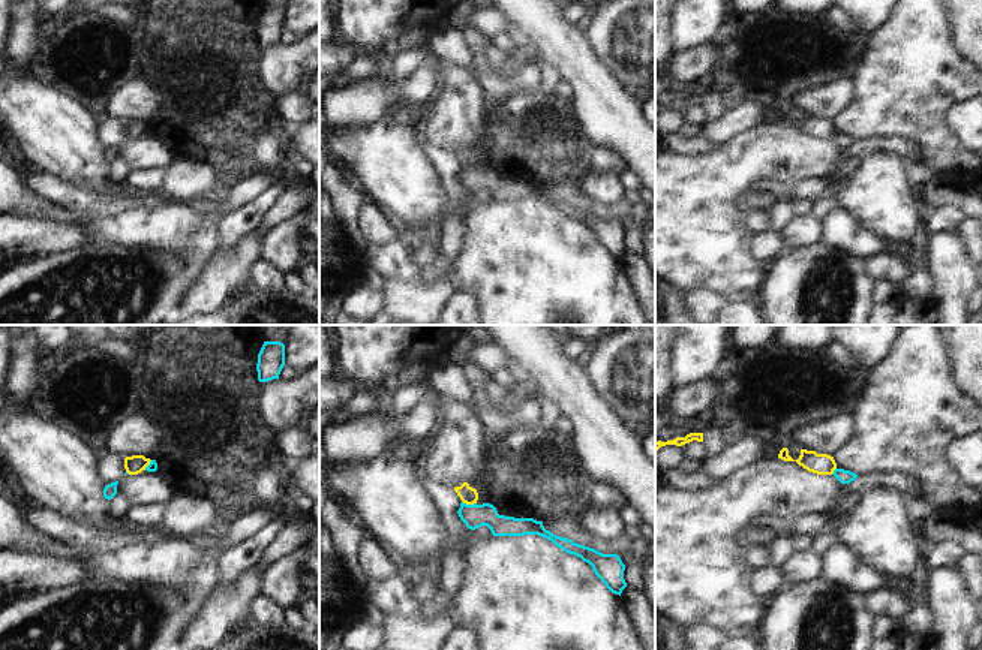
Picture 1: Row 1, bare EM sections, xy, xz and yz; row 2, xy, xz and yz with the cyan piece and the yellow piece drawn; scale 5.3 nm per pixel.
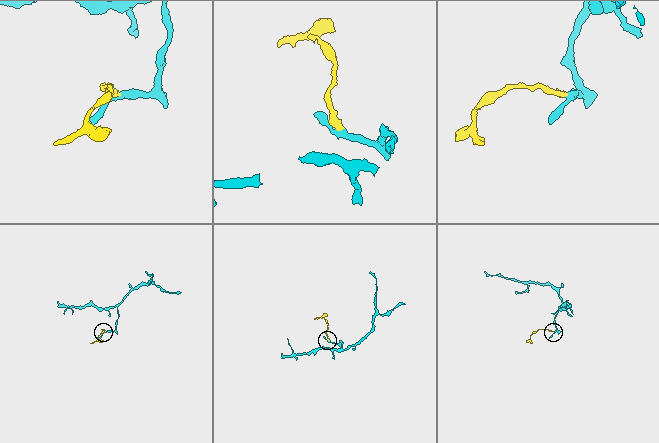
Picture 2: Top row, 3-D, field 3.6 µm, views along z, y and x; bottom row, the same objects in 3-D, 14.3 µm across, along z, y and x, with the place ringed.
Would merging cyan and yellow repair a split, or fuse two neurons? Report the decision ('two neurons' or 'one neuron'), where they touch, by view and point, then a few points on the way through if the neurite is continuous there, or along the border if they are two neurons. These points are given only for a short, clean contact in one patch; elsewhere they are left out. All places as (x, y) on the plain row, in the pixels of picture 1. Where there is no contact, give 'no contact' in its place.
two neurons | xz (470, 169) | along xz (462, 165), (476, 168)

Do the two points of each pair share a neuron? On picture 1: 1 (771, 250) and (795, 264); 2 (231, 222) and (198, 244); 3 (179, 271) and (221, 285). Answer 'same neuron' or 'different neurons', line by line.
1: different neurons
2: different neurons
3: different neurons

